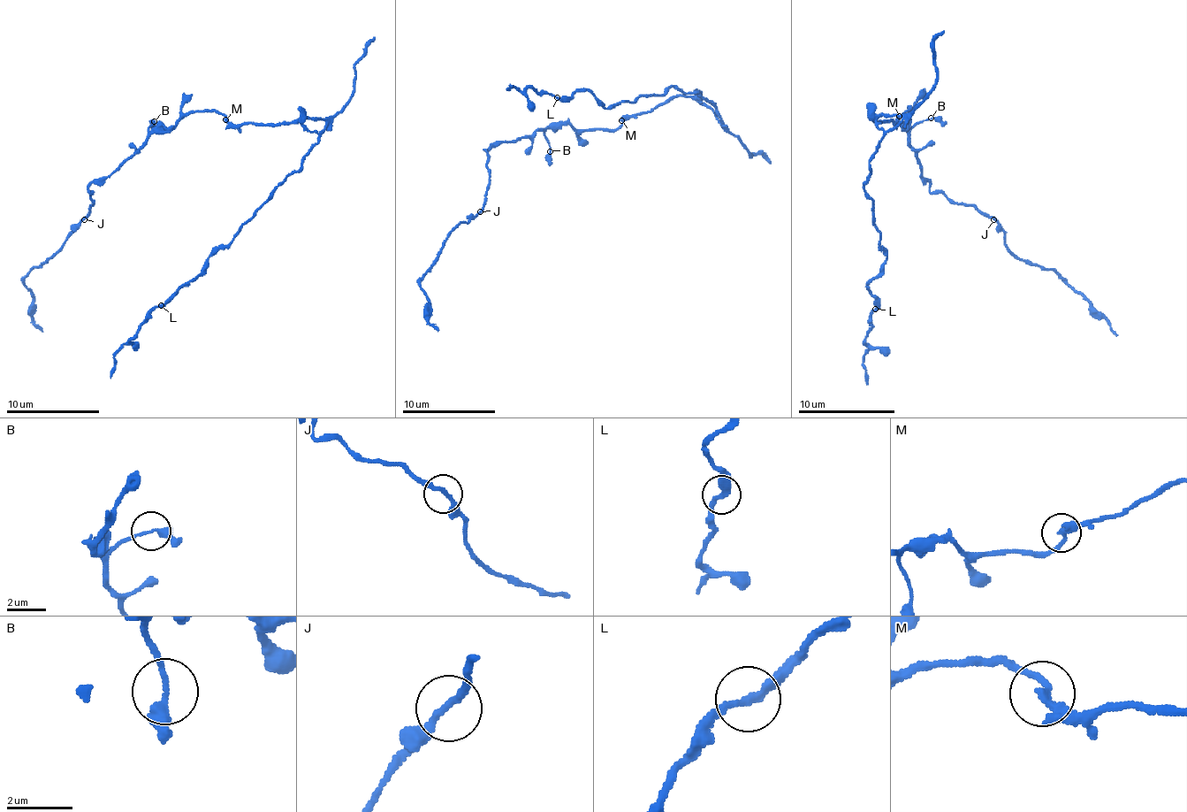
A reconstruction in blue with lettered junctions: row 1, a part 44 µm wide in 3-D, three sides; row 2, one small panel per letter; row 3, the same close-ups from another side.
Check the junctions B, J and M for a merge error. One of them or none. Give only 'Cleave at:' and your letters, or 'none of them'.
Cleave at: none of them

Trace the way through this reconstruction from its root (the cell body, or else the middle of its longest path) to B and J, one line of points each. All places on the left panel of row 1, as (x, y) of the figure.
B: (228, 121), (216, 112), (186, 112), (172, 128), (149, 131), (154, 121)
J: (228, 121), (216, 112), (186, 112), (172, 128), (154, 131), (110, 175), (88, 187), (94, 202), (84, 219)

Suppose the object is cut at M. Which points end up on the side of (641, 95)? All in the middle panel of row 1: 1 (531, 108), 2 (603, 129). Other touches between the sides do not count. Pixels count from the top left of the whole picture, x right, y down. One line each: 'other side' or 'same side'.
1: same side
2: other side

